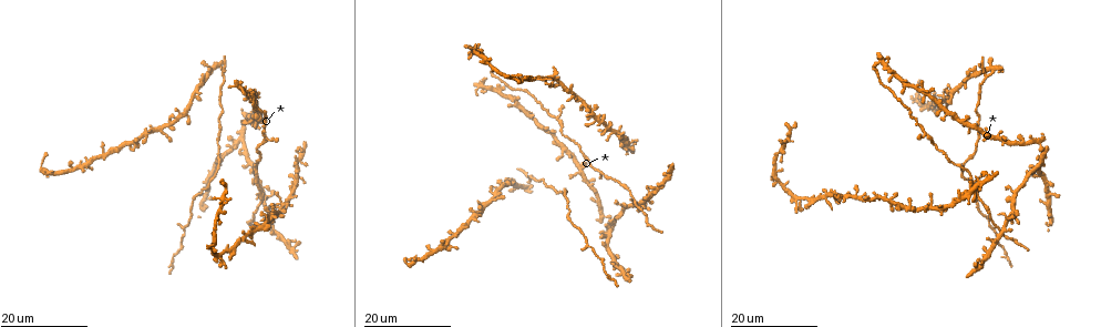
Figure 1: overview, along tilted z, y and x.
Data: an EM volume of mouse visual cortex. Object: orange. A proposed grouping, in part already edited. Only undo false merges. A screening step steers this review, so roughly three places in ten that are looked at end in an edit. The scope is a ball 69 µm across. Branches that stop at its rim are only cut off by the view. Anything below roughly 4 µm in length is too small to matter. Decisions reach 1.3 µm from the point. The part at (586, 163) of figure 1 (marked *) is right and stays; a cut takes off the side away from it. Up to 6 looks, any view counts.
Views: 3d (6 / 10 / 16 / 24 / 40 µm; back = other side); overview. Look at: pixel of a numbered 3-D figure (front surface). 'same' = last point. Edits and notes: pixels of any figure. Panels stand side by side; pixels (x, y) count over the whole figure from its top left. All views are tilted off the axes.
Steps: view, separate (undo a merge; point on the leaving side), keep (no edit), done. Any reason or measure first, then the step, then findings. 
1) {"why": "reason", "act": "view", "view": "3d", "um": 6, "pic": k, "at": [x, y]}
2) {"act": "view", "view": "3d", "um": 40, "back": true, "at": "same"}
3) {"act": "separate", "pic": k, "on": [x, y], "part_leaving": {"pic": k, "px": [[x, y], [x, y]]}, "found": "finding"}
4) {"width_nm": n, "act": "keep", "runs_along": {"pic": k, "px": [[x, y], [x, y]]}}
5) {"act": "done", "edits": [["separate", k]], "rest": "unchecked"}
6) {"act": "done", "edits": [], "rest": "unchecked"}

{"why": "four-way junction", "act": "view", "view": "3d", "um": 16, "pic": 1, "at": [581, 173]}

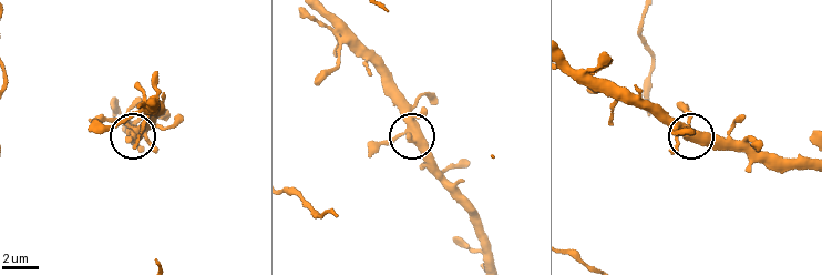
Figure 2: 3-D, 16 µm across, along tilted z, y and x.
{"act": "view", "view": "3d", "um": 10, "pic": 2, "at": [134, 131]}

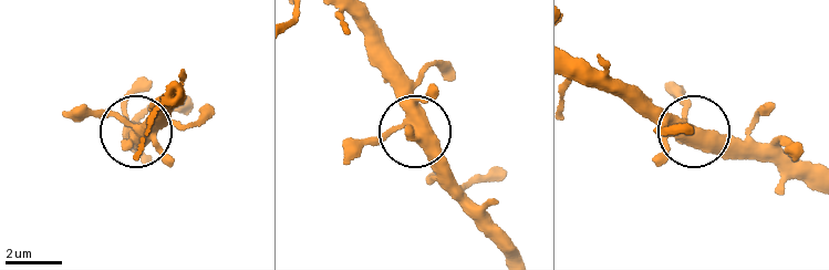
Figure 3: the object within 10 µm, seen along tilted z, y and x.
{"act": "keep", "found": "all the same cell"}

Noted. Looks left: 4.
{"act": "view", "view": "3d", "um": 16, "pic": 1, "at": [963, 193]}

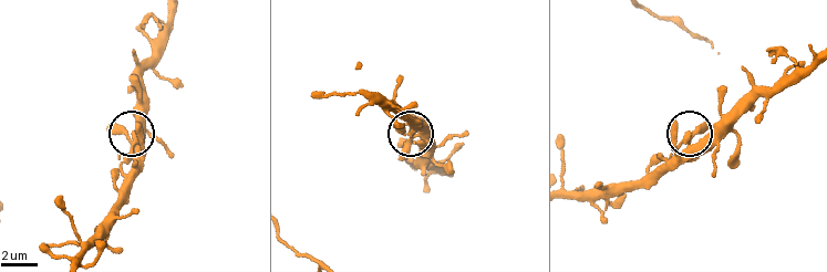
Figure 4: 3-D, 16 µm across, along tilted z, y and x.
{"why": "zoom in", "act": "view", "view": "3d", "um": 6, "pic": 4, "at": [685, 135]}

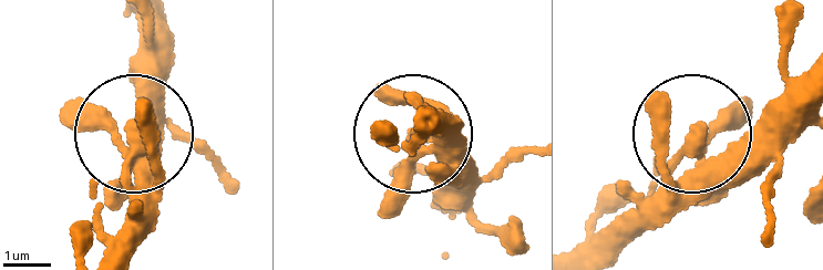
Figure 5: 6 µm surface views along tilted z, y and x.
{"act": "keep", "found": "continuous, no second cell"}

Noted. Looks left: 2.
{"why": "thick turns thin", "act": "view", "view": "3d", "um": 24, "pic": 1, "at": [256, 184]}

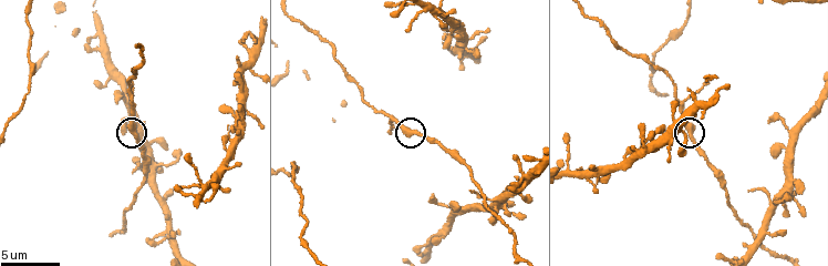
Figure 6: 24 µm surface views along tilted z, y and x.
{"act": "view", "view": "3d", "um": 6, "pic": 6, "at": [137, 134]}

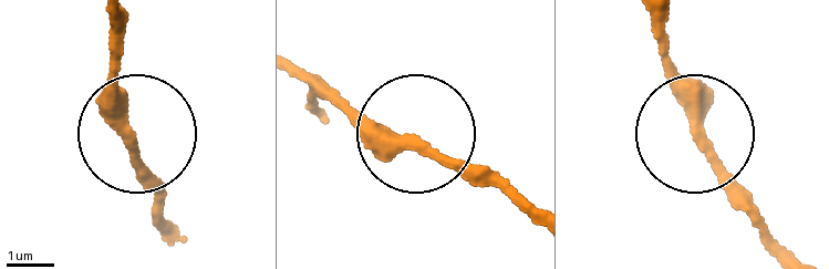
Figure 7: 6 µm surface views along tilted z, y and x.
{"act": "keep", "found": "one cell here"}

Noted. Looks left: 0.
{"act": "done", "edits": [], "rest": "unchecked"}

